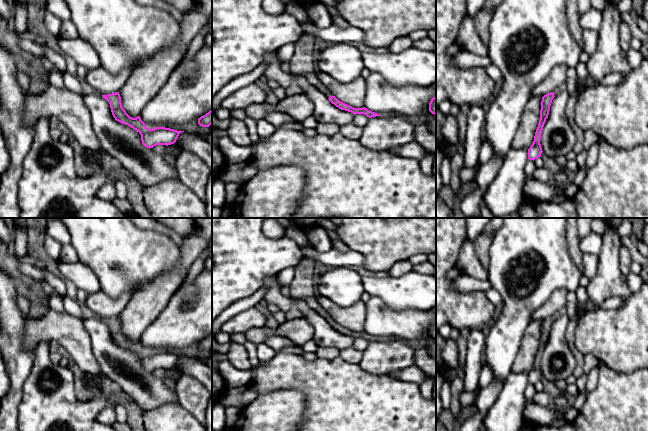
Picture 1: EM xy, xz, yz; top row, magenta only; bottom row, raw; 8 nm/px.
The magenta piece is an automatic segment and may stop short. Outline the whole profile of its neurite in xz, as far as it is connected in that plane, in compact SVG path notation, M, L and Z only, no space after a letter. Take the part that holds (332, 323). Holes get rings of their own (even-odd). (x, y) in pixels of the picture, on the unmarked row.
M330 320L329 322L329 325L334 328L336 331L338 331L339 333L341 334L345 334L345 335L348 335L348 336L351 336L353 337L354 339L356 338L364 338L366 339L367 341L369 342L372 342L372 341L376 341L376 340L380 340L379 338L375 337L375 336L372 336L370 334L368 334L367 332L363 331L363 332L354 332L350 329L347 329L341 325L339 325L335 320Z

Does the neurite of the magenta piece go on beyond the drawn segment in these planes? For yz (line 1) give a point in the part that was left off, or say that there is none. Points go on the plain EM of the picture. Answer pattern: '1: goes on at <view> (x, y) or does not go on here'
1: does not go on here

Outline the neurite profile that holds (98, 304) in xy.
M98 291L88 295L84 308L91 315L108 319L119 316L130 299L129 296L111 298L104 292Z

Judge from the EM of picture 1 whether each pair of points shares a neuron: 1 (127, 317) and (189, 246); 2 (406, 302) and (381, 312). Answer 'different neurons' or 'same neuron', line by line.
1: same neuron
2: different neurons

